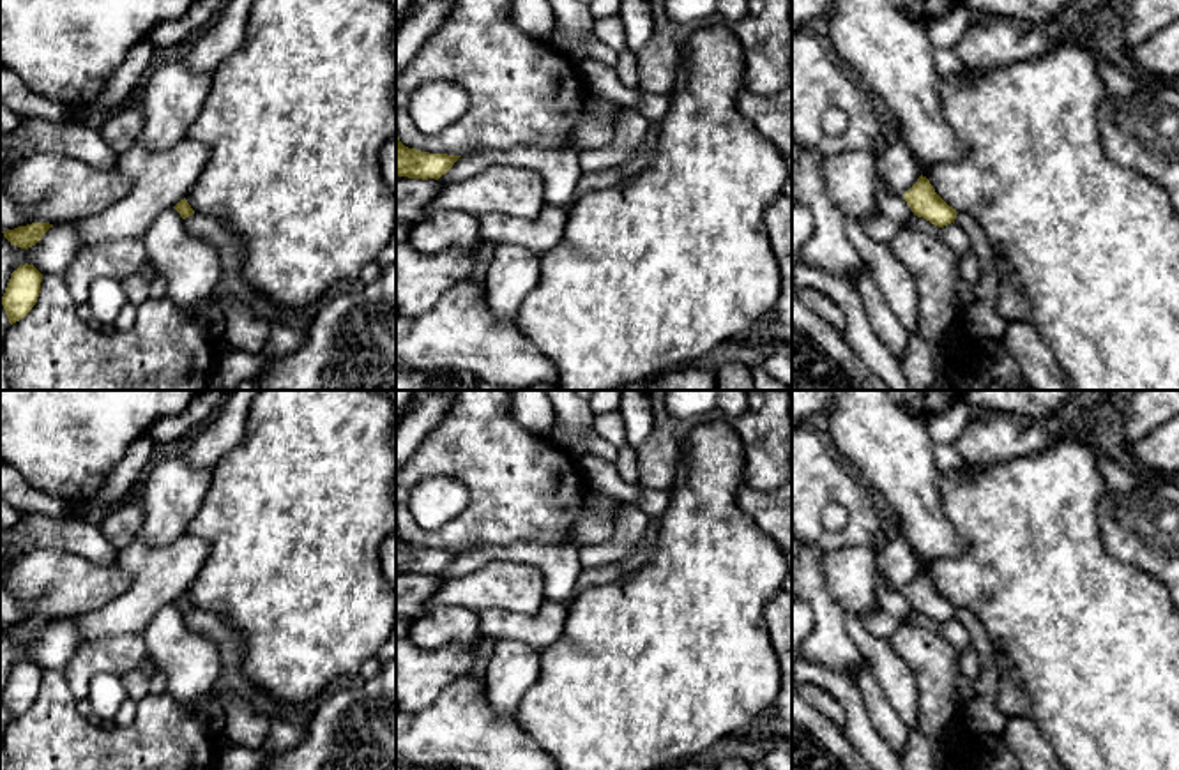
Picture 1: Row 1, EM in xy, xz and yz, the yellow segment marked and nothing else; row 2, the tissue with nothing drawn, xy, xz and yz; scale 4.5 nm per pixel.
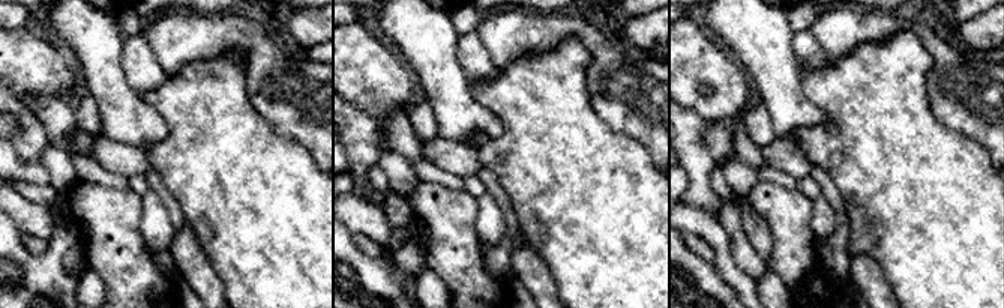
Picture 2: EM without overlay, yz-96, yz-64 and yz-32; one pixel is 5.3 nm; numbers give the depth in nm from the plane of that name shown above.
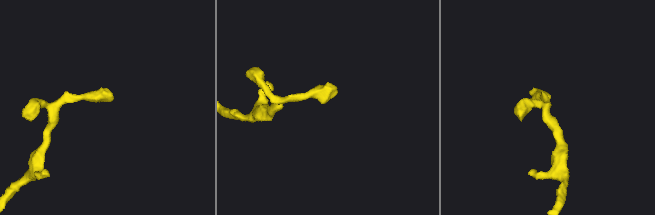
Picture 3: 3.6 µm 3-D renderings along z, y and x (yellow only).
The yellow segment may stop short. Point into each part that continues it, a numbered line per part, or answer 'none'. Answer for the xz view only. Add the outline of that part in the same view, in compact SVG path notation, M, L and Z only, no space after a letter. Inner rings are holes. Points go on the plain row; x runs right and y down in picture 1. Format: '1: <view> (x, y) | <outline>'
none

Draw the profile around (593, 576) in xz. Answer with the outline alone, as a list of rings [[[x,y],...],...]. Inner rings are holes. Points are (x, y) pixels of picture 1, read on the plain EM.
[[[650,519],[642,537],[642,542],[629,558],[601,567],[583,569],[576,581],[574,597],[589,588],[610,585],[617,581],[620,576],[649,563],[658,546],[658,530],[659,519]]]

